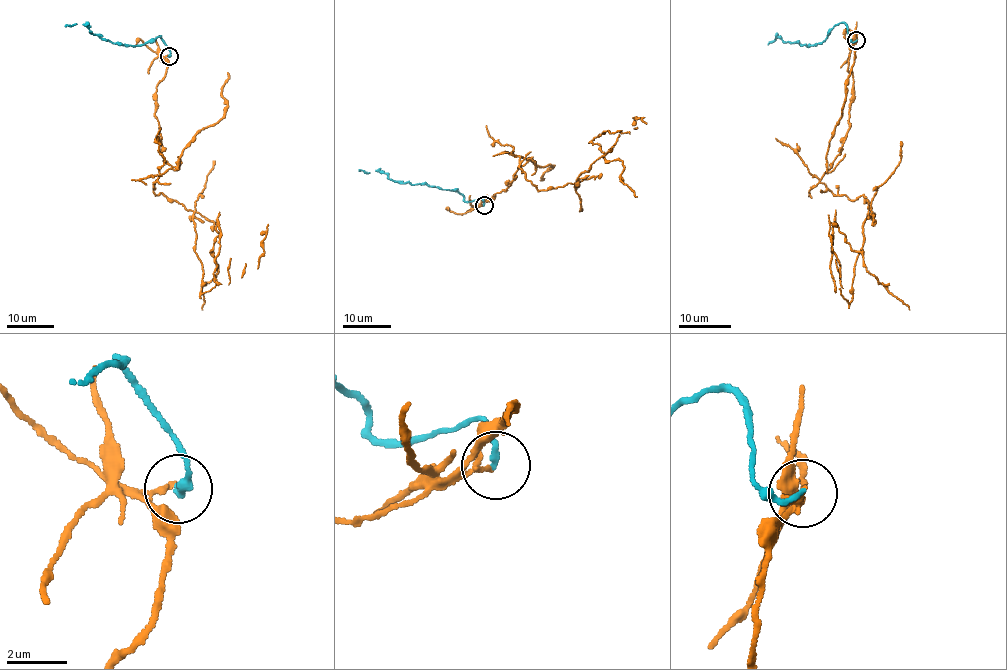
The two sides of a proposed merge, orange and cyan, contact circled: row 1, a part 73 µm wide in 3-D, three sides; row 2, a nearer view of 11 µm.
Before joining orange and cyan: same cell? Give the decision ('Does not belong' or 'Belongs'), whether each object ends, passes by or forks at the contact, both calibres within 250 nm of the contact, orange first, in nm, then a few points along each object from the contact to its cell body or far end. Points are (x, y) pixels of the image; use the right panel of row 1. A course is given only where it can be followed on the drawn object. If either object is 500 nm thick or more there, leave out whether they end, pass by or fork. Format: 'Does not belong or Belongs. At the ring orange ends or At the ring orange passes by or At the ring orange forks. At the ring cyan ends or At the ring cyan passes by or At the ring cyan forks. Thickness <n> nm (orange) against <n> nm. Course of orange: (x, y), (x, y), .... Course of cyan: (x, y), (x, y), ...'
Does not belong. At the ring orange ends. At the ring cyan ends. Thickness 160 nm (orange) against 180 nm. Course of orange: (856, 40), (849, 129), (821, 181), (871, 208), (849, 303), (831, 273), (836, 223), (868, 271), (910, 309). Course of cyan: (856, 40), (847, 37), (846, 23), (839, 22), (822, 42), (806, 46), (776, 37), (767, 44)

